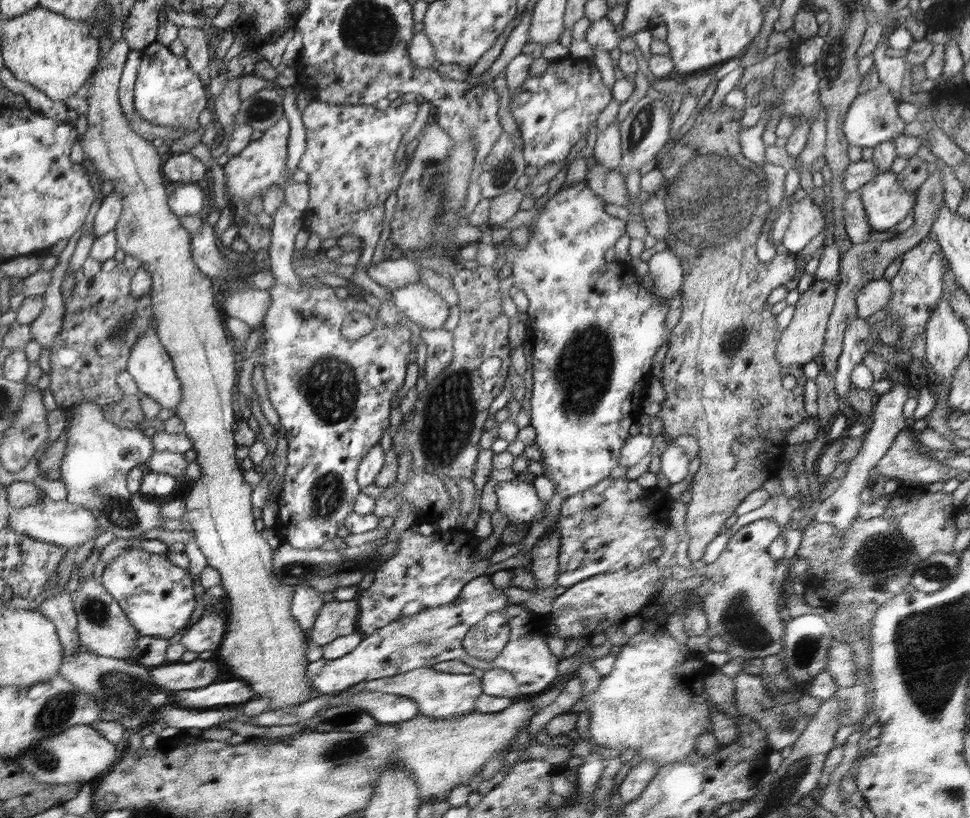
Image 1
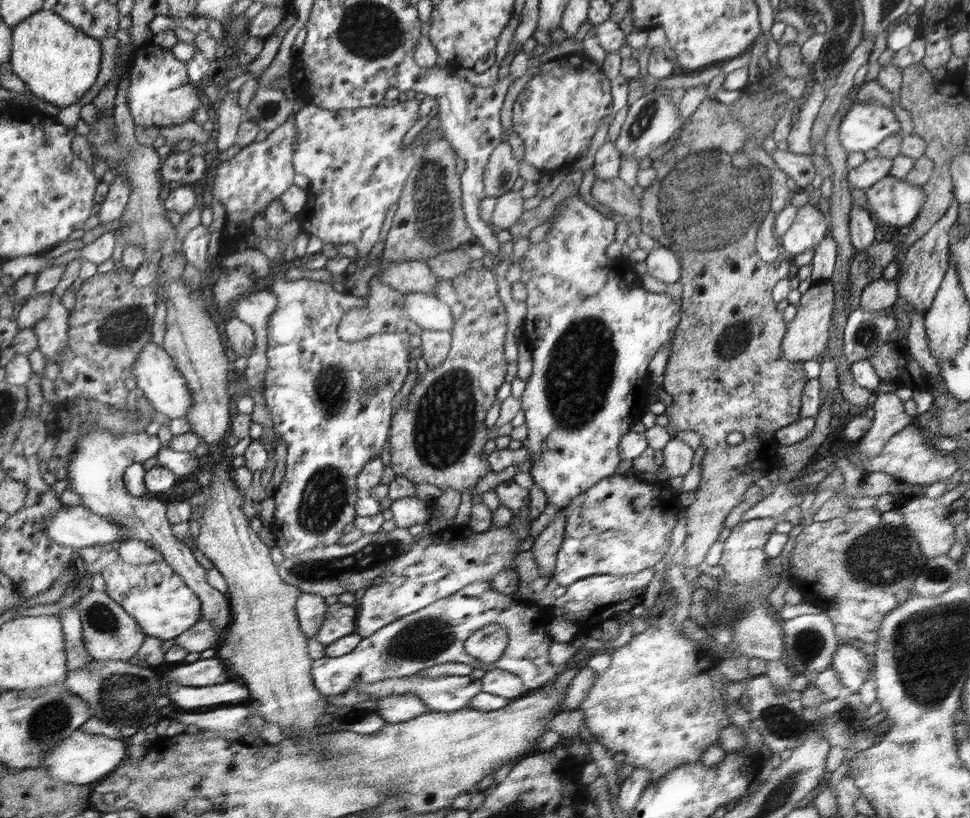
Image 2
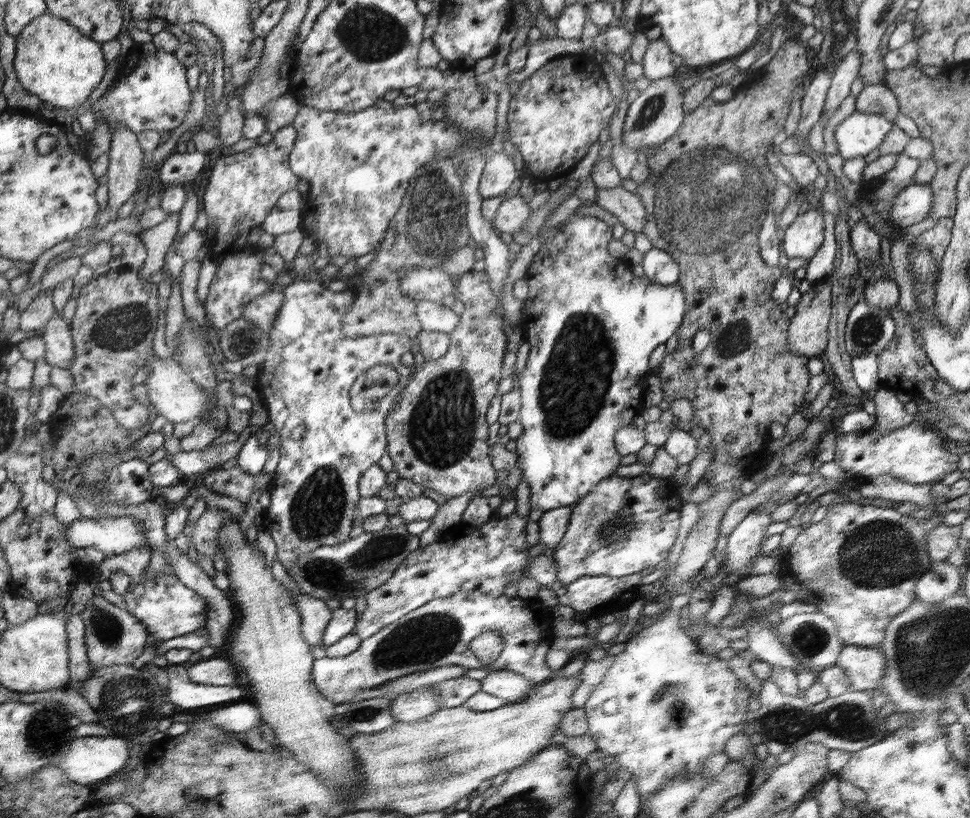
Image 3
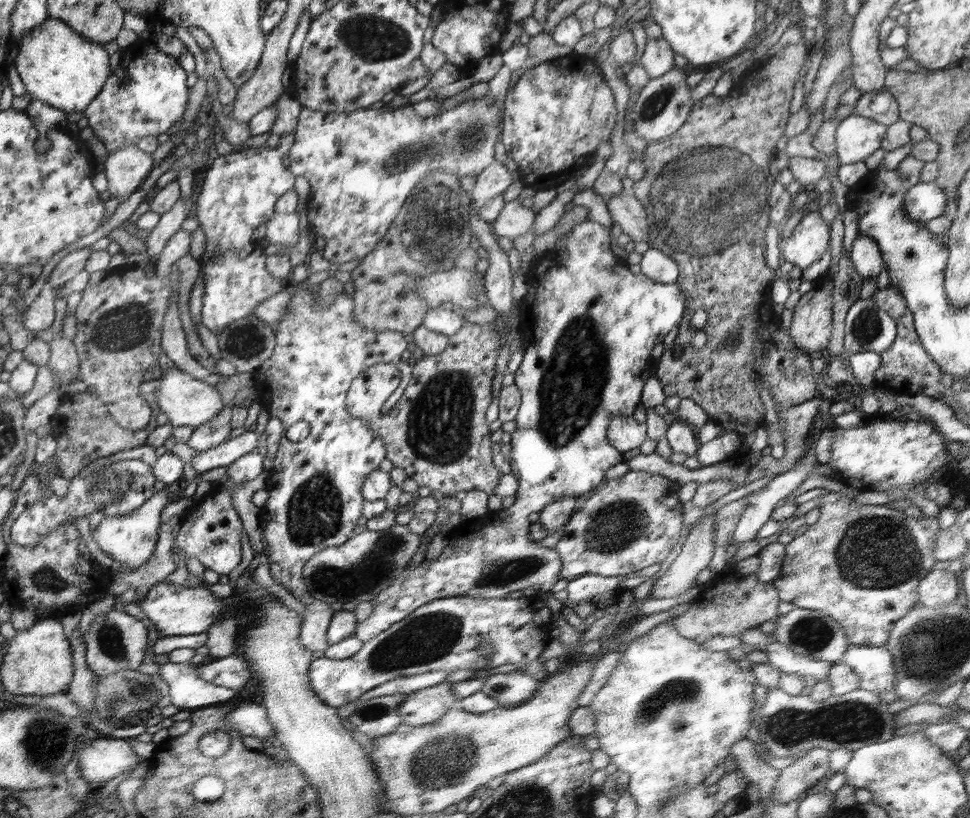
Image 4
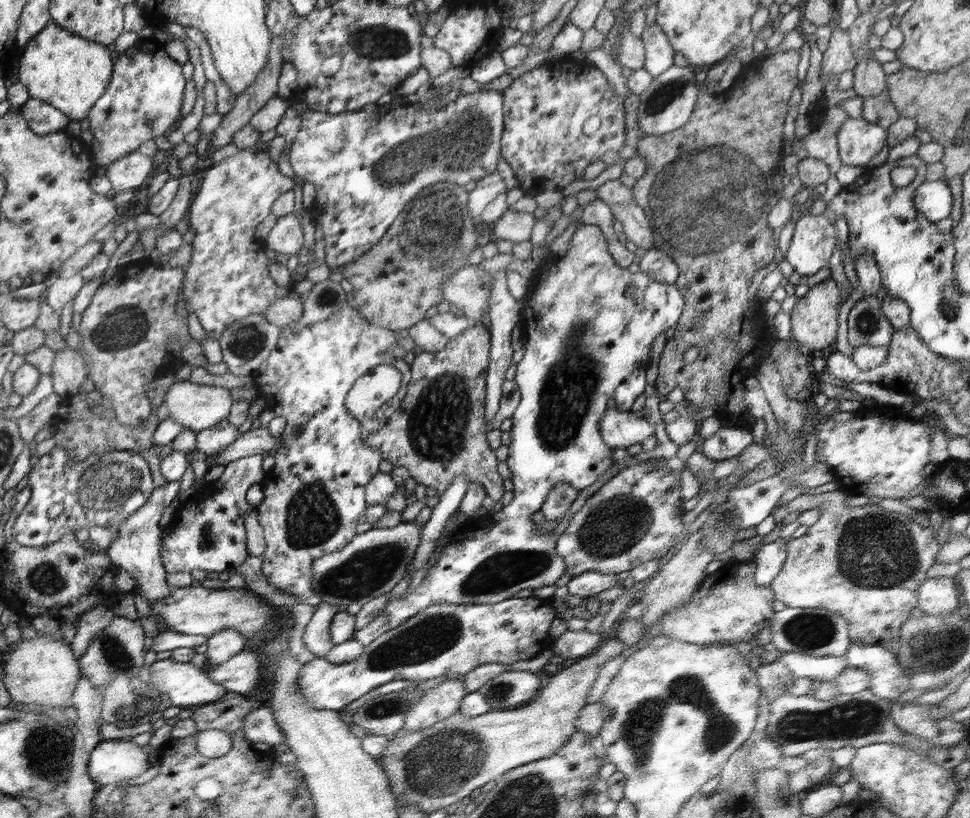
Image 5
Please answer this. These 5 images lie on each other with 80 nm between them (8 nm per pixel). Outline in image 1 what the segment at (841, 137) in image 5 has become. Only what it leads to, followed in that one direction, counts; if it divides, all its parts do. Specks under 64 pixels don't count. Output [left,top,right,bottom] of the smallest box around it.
[844,82,906,147]

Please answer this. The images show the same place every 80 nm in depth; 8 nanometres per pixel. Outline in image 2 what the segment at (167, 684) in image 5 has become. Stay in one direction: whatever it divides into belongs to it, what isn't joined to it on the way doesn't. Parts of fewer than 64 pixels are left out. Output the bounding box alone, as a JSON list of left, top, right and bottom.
[167,678,252,711]

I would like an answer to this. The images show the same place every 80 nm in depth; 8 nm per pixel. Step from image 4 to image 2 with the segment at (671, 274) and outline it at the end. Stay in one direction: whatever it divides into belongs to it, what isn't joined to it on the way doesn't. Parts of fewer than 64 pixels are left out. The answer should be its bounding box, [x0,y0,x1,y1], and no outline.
[644,245,681,284]

